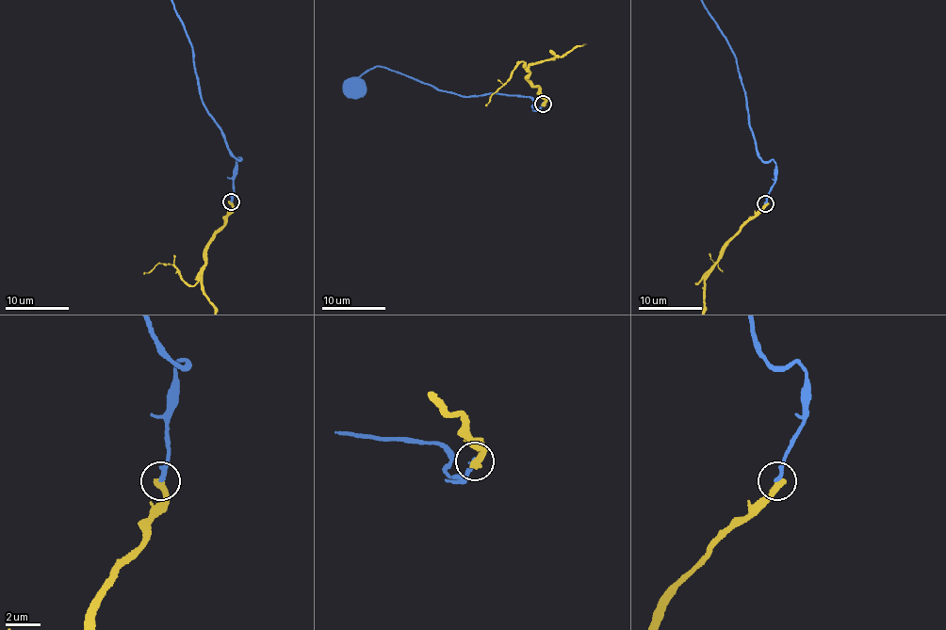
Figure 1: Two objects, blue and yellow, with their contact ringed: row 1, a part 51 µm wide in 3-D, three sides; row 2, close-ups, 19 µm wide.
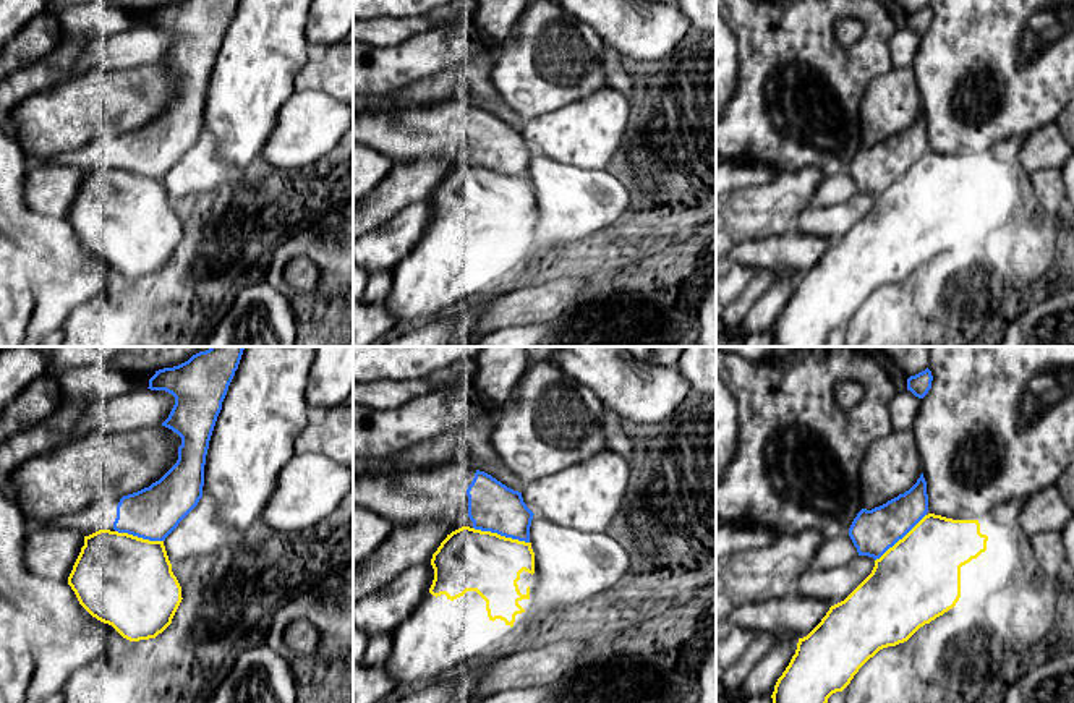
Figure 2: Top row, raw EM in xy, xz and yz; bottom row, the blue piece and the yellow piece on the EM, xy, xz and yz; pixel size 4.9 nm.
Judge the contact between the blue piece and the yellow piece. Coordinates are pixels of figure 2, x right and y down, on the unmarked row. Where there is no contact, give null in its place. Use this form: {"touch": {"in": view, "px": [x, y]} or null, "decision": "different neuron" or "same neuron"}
{"touch": {"in": "xz", "px": [501, 172]}, "decision": "different neuron"}

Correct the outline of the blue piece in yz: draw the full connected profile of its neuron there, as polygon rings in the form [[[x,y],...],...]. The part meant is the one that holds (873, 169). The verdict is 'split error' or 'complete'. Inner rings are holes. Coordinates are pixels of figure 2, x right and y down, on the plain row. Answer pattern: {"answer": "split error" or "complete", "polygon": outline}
{"answer": "complete", "polygon": [[[923,110],[917,120],[872,147],[862,146],[854,156],[849,173],[859,193],[880,196],[902,177],[928,149],[927,118]]]}

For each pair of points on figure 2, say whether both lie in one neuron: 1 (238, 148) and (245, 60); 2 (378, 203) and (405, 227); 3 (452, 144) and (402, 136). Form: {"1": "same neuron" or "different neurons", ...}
{"1": "same neuron", "2": "different neurons", "3": "same neuron"}

